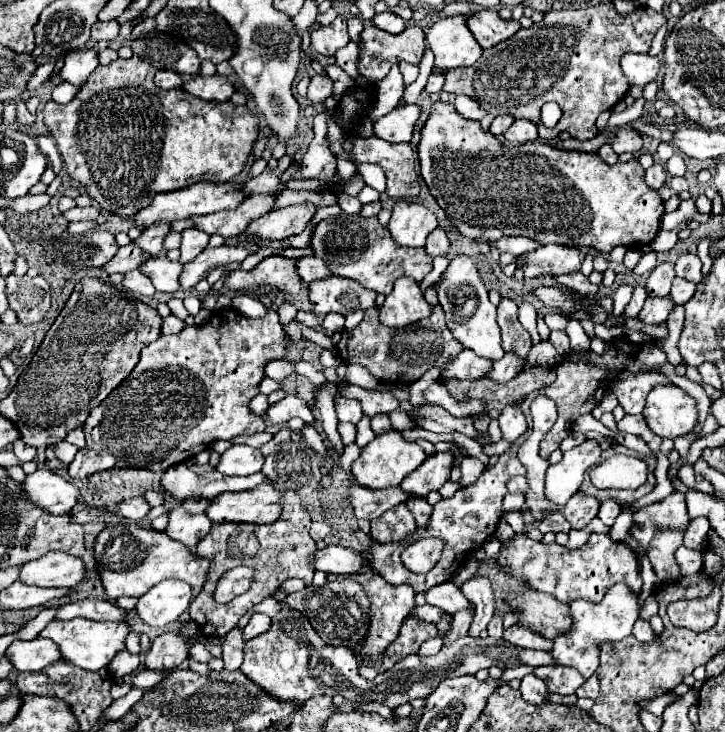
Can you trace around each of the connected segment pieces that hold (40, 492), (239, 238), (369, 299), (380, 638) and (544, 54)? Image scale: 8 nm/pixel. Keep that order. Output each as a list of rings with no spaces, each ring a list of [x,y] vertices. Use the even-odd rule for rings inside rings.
[[[36,469],[26,475],[24,481],[24,489],[30,499],[48,509],[52,515],[64,515],[78,503],[80,491],[50,469]]]
[[[312,203],[290,205],[278,211],[270,211],[256,221],[252,221],[244,233],[226,239],[224,245],[242,245],[242,249],[250,249],[250,253],[258,253],[262,249],[260,241],[264,239],[286,239],[300,233],[306,223],[312,219],[316,207]]]
[[[332,275],[328,279],[314,281],[310,287],[310,303],[314,313],[326,315],[330,311],[348,315],[352,311],[366,311],[376,305],[376,293],[364,289],[360,283]]]
[[[360,573],[360,575],[352,575],[354,581],[358,581],[364,587],[364,593],[370,601],[370,625],[368,625],[368,633],[362,641],[362,645],[354,645],[354,653],[360,661],[366,663],[376,663],[380,659],[380,655],[386,651],[386,647],[394,641],[394,637],[398,637],[398,629],[404,621],[404,617],[408,617],[412,613],[414,605],[414,589],[410,589],[410,585],[390,585],[386,583],[378,573]]]
[[[600,3],[588,9],[572,9],[572,11],[550,11],[544,15],[544,21],[534,23],[530,29],[520,29],[514,37],[484,49],[480,59],[462,69],[446,71],[442,91],[468,95],[478,101],[492,115],[512,115],[516,119],[528,119],[538,125],[540,137],[550,141],[558,137],[558,131],[568,131],[576,139],[592,139],[598,135],[596,117],[602,111],[610,111],[624,95],[630,85],[620,69],[620,57],[624,53],[646,53],[656,31],[666,23],[664,13],[656,13],[648,7],[638,7],[628,17],[616,13],[612,3]],[[546,101],[556,101],[562,109],[562,119],[554,129],[548,129],[540,123],[540,107]]]

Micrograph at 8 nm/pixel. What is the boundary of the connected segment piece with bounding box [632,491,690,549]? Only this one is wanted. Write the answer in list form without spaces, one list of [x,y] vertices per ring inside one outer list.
[[[674,491],[660,503],[652,503],[648,507],[642,507],[634,513],[634,525],[638,529],[632,531],[634,539],[640,543],[642,549],[648,547],[650,539],[654,537],[656,527],[668,527],[668,529],[686,529],[690,523],[690,517],[686,513],[684,493]]]

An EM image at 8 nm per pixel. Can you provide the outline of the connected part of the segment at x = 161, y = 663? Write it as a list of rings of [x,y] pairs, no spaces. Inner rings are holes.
[[[178,631],[164,633],[152,641],[152,647],[144,659],[144,669],[168,671],[176,669],[188,655],[184,637]]]

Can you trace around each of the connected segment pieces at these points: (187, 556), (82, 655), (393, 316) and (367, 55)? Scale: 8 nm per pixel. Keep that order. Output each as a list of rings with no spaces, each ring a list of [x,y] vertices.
[[[136,525],[104,529],[94,543],[94,559],[108,599],[122,595],[142,597],[164,579],[182,579],[194,589],[200,589],[208,571],[208,561],[196,557],[182,543],[170,539],[166,533],[156,533],[154,529],[142,529]]]
[[[76,617],[76,619],[70,619],[70,621],[58,621],[58,619],[52,619],[40,633],[38,637],[46,637],[46,639],[52,639],[58,647],[60,647],[60,653],[62,653],[62,659],[80,667],[80,669],[88,669],[88,671],[98,671],[102,667],[106,667],[110,663],[110,659],[114,657],[116,651],[124,649],[124,639],[128,635],[128,623],[124,621],[106,621],[106,623],[100,623],[100,621],[90,621],[90,619],[82,619],[82,617]]]
[[[400,277],[380,307],[380,321],[386,327],[400,329],[428,317],[430,313],[432,307],[424,299],[420,285],[410,277]]]
[[[366,25],[362,41],[364,51],[360,53],[358,69],[370,82],[380,82],[389,73],[390,65],[401,61],[419,65],[426,49],[424,29],[420,25],[408,25],[400,35]]]

